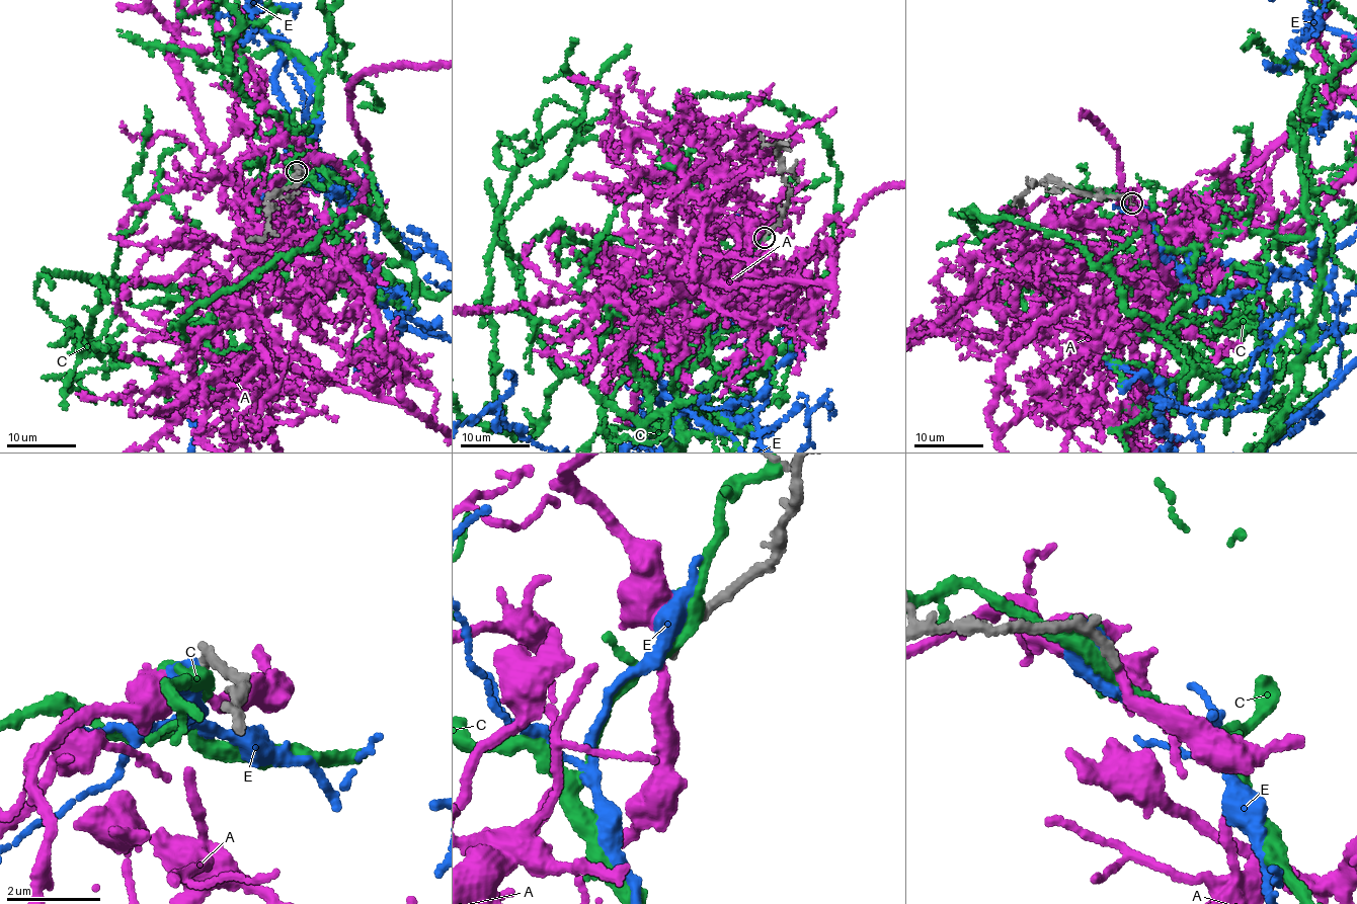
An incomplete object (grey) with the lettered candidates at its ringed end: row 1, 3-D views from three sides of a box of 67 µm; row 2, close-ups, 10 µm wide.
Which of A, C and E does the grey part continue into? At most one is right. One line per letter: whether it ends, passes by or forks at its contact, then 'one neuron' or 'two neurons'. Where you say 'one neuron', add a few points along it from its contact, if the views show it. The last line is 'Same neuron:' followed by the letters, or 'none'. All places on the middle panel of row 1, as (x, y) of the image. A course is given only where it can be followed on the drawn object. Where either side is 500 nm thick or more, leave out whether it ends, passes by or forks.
A: it passes by; two neurons
C: it passes by; two neurons
E: it passes by; two neurons
Same neuron: none

